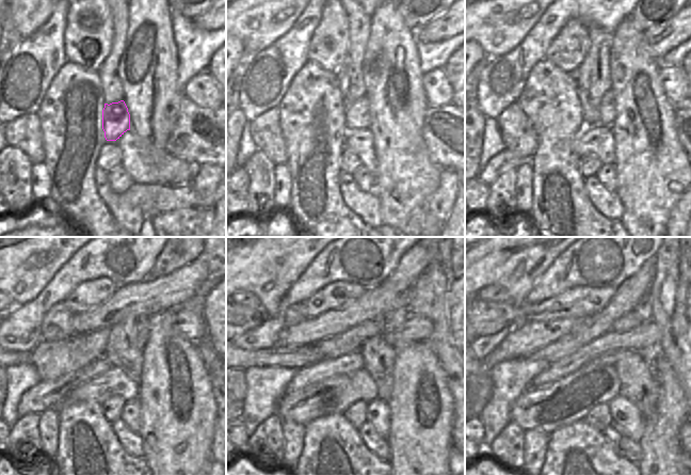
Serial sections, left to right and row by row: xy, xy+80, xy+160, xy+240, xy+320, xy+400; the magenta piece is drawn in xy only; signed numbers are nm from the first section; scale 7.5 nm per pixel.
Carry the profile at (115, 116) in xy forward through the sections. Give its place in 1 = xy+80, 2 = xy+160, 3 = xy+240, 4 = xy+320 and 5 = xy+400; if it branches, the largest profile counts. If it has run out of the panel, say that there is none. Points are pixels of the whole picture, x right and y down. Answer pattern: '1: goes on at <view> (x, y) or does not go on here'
1: goes on at xy+80 (357, 114)
2: goes on at xy+160 (607, 107)
3: goes on at xy+240 (142, 325)
4: goes on at xy+320 (392, 321)
5: goes on at xy+400 (644, 310)

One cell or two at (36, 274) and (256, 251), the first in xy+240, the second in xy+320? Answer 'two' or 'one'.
one

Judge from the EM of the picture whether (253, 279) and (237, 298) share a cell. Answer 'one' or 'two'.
two

